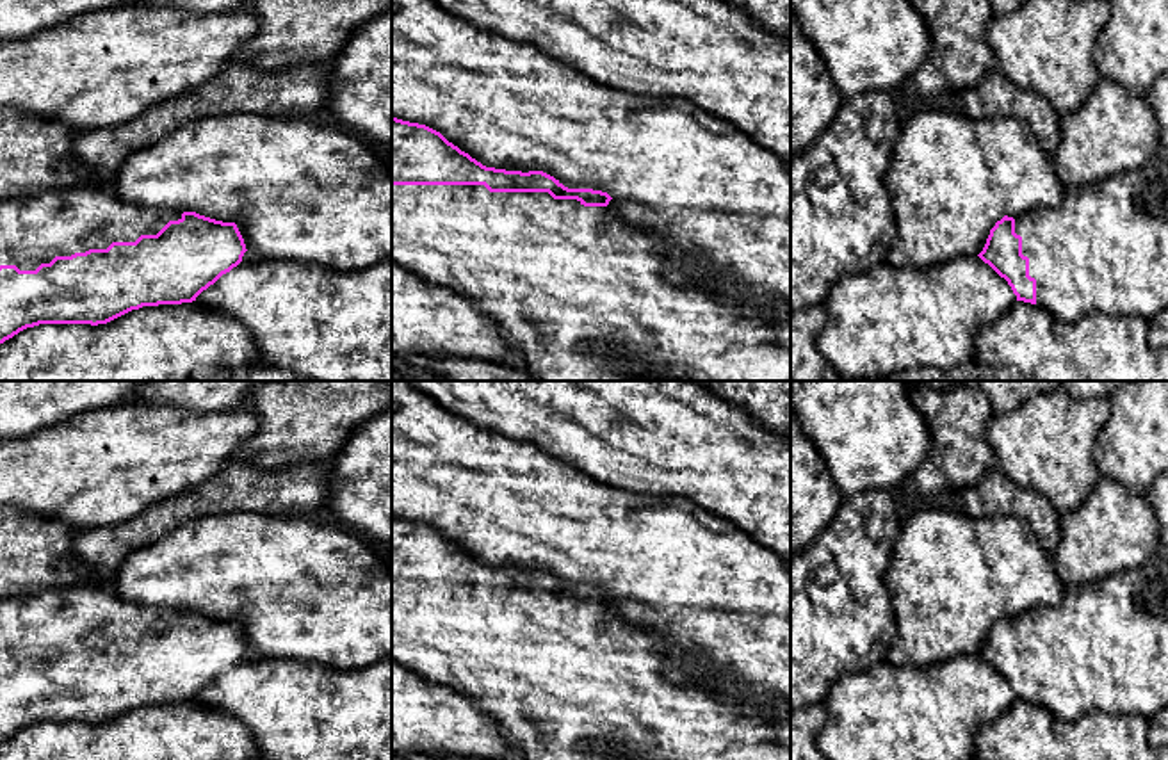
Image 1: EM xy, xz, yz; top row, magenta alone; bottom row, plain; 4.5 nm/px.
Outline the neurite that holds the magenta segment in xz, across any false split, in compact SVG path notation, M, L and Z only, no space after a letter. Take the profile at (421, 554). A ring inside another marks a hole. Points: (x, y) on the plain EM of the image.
M392 514L392 660L431 683L466 694L479 710L497 719L506 739L522 753L520 760L791 760L791 712L776 707L773 717L744 698L741 683L714 683L712 680L673 680L666 673L671 659L682 655L680 648L657 630L625 623L612 610L607 591L593 587L568 587L543 570L506 570L486 566L440 530L402 520Z

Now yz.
M1154 557L1136 570L1065 587L1058 605L1015 618L1004 614L977 655L1008 680L1017 699L1038 703L1063 723L1074 723L1091 710L1150 719L1168 707L1168 561Z

